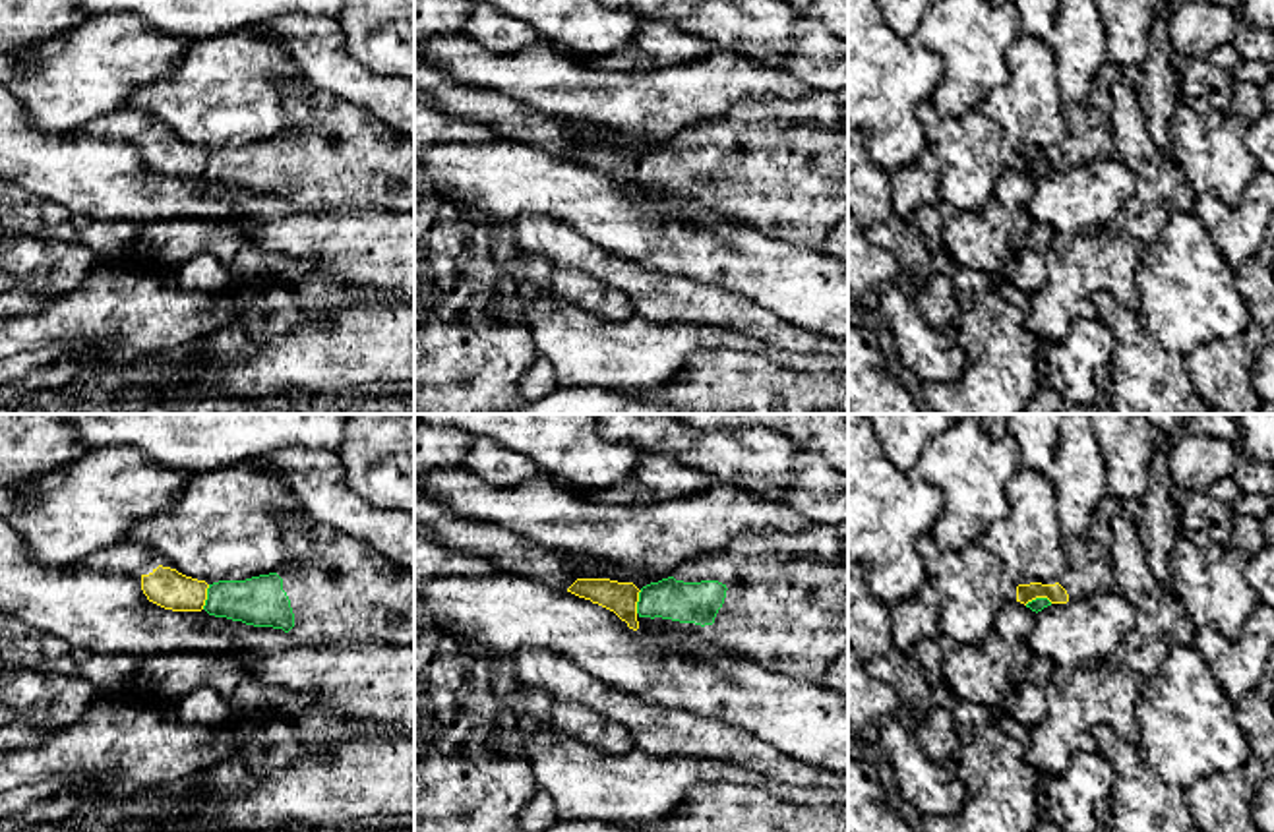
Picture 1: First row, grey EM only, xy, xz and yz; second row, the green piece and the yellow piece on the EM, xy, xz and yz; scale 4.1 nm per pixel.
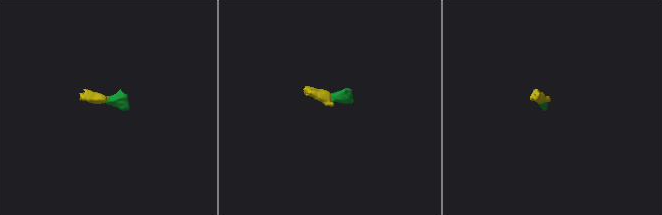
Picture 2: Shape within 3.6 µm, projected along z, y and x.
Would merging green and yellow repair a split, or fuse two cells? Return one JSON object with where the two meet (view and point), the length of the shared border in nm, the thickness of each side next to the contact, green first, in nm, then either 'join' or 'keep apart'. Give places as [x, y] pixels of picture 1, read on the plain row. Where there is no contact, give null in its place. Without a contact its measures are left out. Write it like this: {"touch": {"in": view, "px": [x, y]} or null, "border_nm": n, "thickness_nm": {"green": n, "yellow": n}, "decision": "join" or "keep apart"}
{"touch": {"in": "yz", "px": [1038, 165]}, "border_nm": 120, "thickness_nm": {"green": 60, "yellow": 80}, "decision": "keep apart"}

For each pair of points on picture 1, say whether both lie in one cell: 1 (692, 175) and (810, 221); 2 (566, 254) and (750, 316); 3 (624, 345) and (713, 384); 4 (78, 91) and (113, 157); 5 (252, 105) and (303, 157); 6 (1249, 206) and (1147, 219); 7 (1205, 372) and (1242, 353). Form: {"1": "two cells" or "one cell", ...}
{"1": "one cell", "2": "one cell", "3": "two cells", "4": "two cells", "5": "two cells", "6": "two cells", "7": "one cell"}

